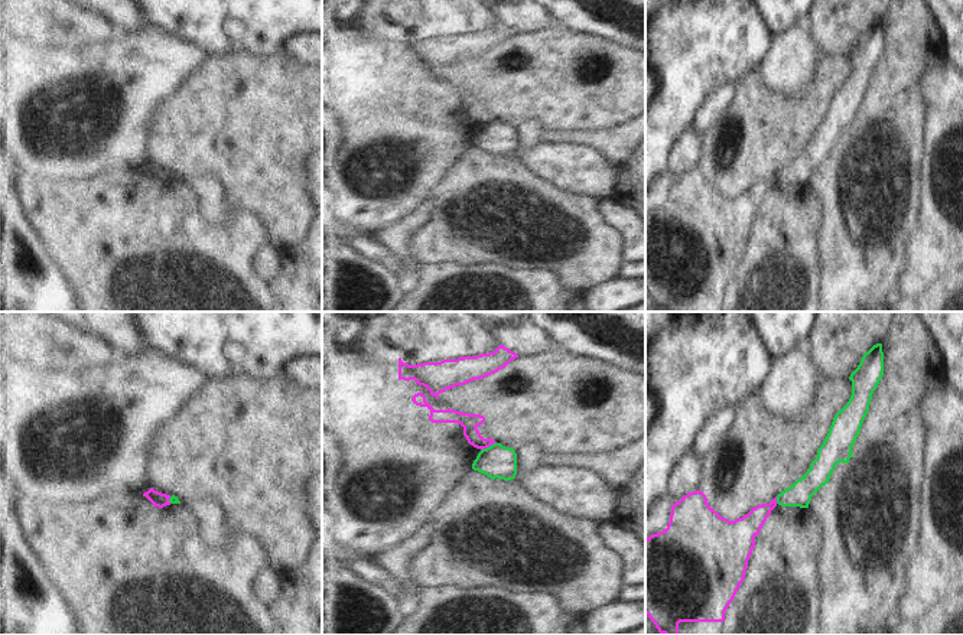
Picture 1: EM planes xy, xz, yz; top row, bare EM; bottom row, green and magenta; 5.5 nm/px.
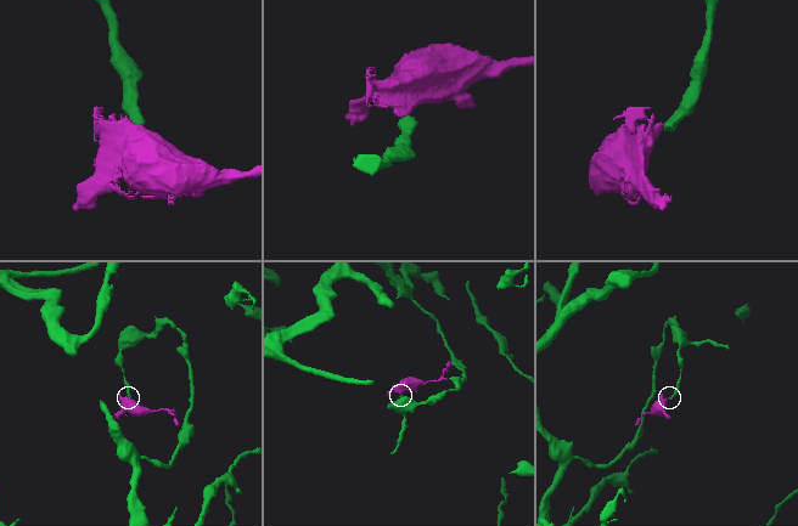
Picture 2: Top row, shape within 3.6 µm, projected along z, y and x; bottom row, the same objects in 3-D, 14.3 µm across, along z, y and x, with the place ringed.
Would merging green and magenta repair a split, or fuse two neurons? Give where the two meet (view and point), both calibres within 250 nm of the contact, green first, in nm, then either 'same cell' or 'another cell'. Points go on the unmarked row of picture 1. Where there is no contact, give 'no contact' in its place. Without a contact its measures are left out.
meets green in xz at (490, 123); 190 nm thick on the green side, 100 nm on the other; another cell

